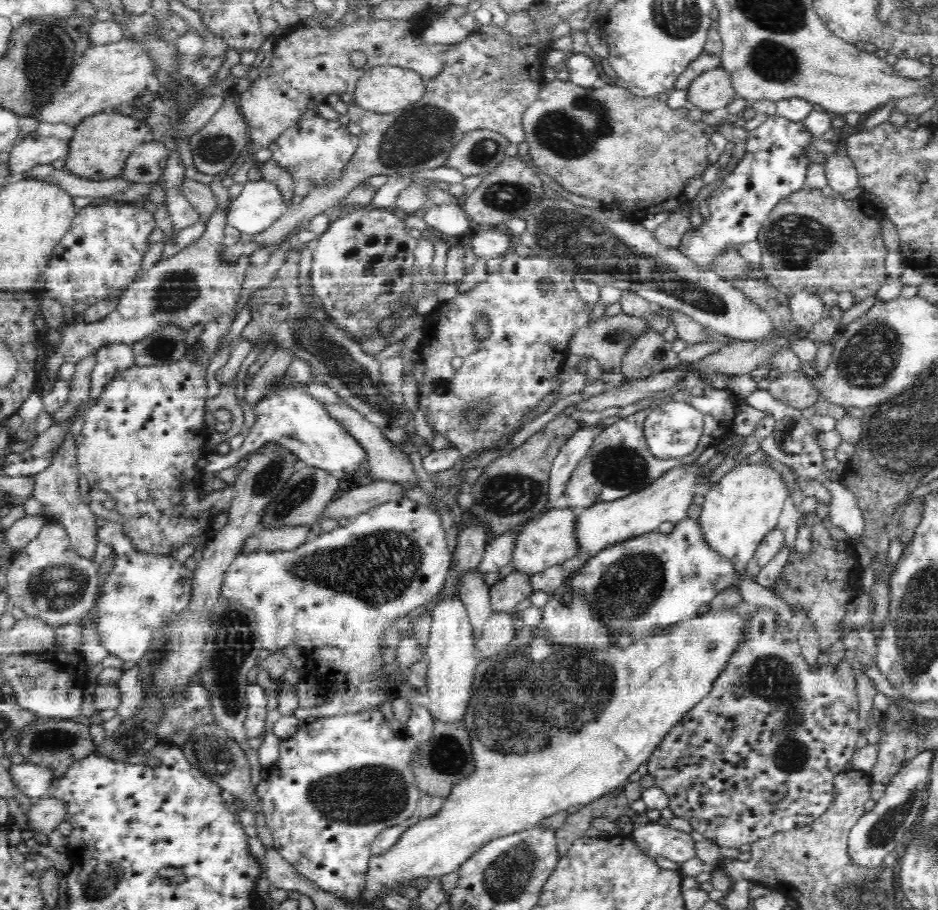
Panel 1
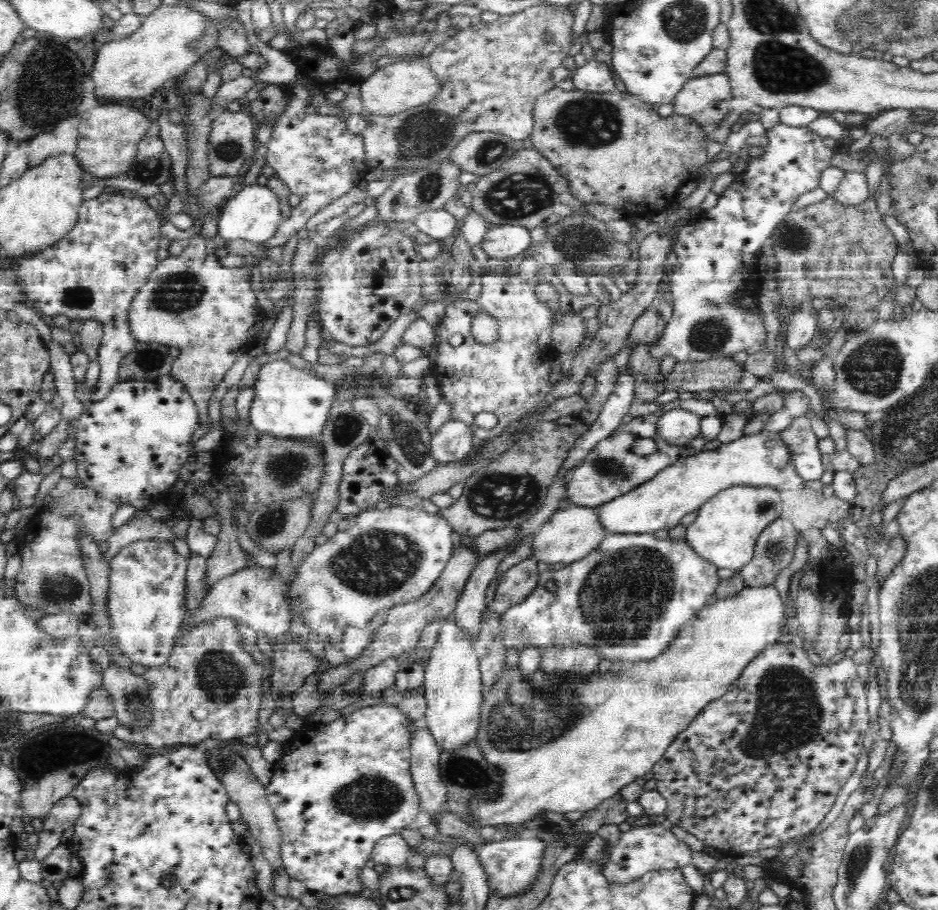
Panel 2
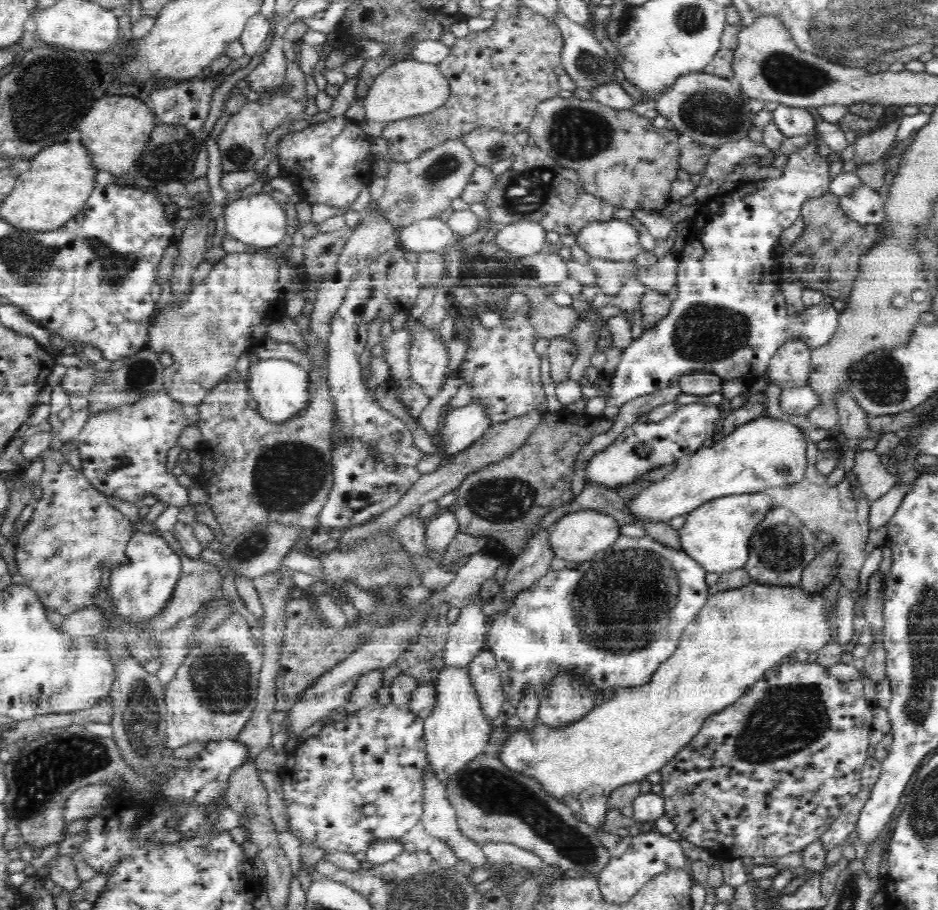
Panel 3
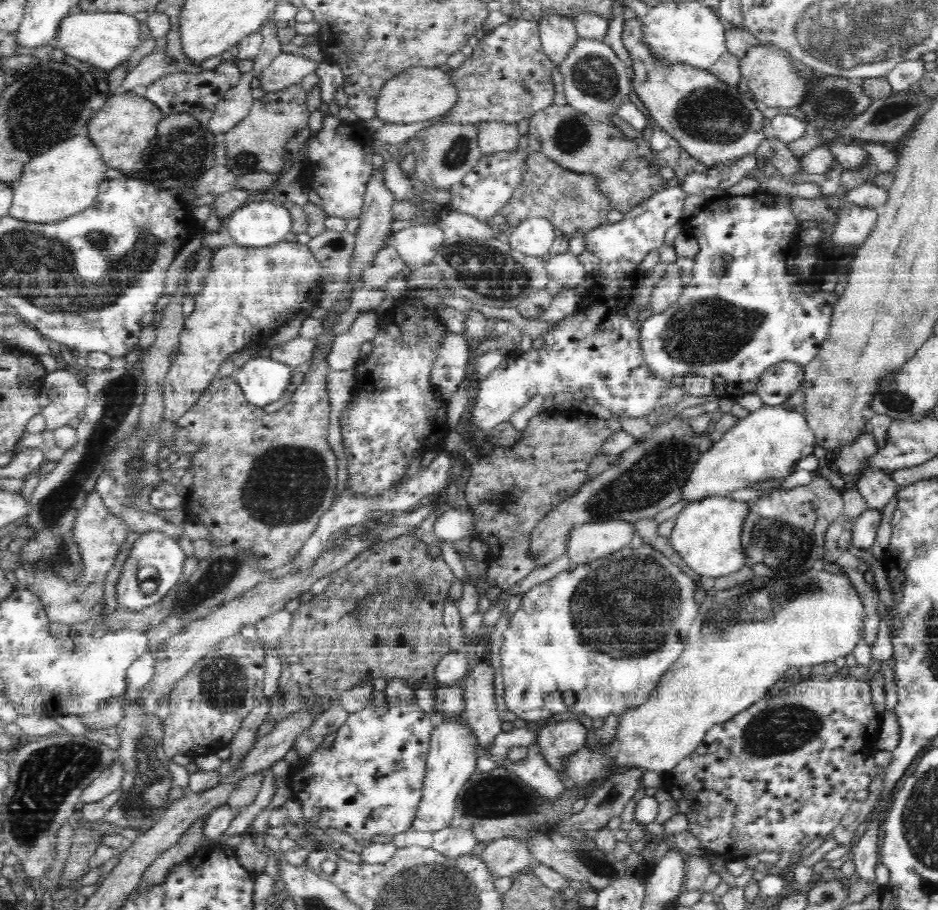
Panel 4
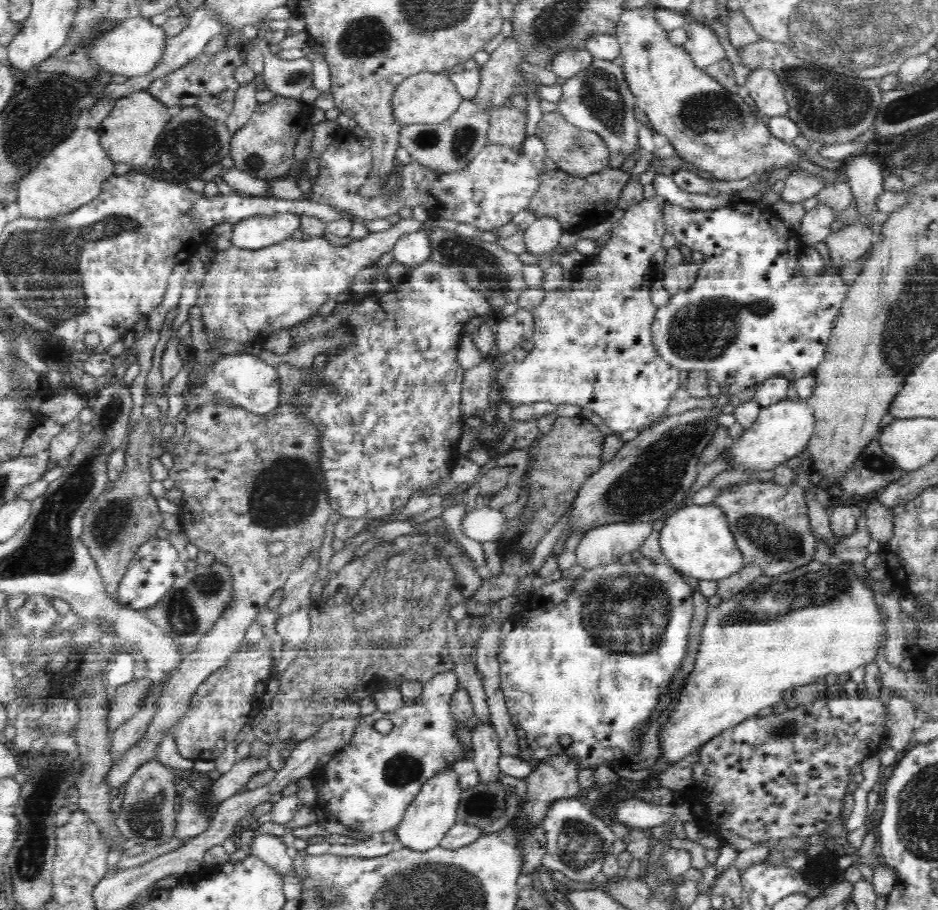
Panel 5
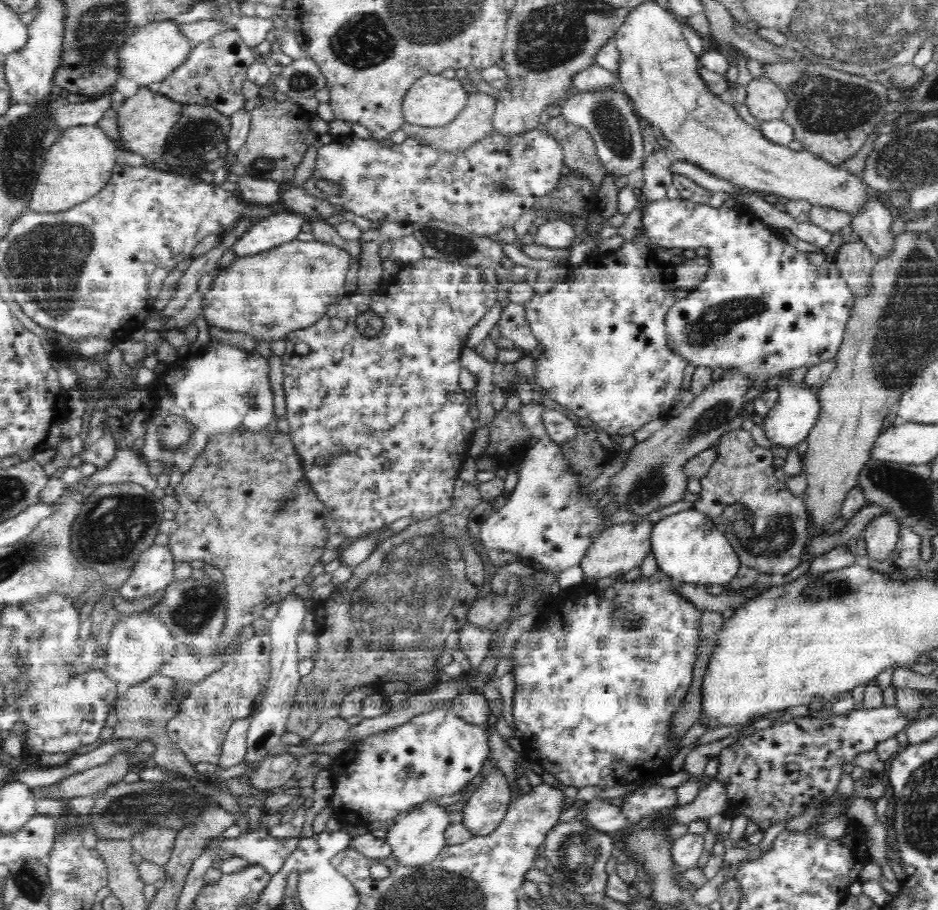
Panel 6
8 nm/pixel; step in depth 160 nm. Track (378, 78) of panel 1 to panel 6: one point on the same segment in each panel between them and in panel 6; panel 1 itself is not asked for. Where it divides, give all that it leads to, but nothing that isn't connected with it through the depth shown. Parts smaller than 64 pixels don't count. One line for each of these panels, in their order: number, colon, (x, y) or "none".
2: (396, 87)
3: (409, 88)
4: (419, 93)
5: (426, 98)
6: (433, 101)

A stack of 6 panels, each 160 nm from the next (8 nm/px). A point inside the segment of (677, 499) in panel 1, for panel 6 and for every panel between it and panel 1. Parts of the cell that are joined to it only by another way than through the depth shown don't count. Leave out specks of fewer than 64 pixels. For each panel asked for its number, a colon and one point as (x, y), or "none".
2: (763, 460)
3: (767, 452)
4: (766, 444)
5: (782, 430)
6: (790, 420)

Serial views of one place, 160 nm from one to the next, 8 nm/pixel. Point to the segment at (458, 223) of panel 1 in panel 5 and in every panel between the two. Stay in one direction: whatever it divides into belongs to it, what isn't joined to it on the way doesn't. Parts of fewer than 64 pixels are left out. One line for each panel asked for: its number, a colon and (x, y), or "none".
2: (438, 224)
3: (429, 234)
4: (417, 245)
5: (411, 249)

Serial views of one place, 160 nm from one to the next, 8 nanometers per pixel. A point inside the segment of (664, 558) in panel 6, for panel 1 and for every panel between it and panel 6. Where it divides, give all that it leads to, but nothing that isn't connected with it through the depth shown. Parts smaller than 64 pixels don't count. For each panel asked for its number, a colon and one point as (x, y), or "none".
1: (737, 514)
2: (727, 528)
3: (718, 534)
4: (708, 534)
5: (696, 540)

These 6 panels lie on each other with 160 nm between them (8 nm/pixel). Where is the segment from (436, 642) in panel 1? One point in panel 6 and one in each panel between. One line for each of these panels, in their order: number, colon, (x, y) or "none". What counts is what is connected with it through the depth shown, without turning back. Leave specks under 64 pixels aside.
2: (453, 688)
3: (456, 732)
4: (451, 761)
5: (431, 814)
6: (416, 838)

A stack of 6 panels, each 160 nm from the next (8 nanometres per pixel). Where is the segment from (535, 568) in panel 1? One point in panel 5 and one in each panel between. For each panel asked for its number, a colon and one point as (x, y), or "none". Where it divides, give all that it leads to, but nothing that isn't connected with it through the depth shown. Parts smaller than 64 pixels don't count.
2: (571, 534)
3: (577, 537)
4: (587, 542)
5: (605, 544)

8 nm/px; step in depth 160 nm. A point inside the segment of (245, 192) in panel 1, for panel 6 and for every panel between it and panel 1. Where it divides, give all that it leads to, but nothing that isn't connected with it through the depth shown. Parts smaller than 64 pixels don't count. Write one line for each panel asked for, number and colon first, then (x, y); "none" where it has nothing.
2: (253, 213)
3: (259, 221)
4: (262, 223)
5: (251, 232)
6: (270, 232)

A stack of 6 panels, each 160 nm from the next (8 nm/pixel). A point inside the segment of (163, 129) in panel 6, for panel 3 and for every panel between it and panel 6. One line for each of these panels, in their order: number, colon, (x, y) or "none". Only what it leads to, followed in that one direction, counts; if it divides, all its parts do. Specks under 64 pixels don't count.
3: (115, 132)
4: (122, 130)
5: (129, 134)

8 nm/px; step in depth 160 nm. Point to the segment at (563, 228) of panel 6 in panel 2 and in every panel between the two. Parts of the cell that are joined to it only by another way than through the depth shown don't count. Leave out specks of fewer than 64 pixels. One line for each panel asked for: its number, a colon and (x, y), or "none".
2: (505, 241)
3: (523, 238)
4: (534, 236)
5: (543, 235)

